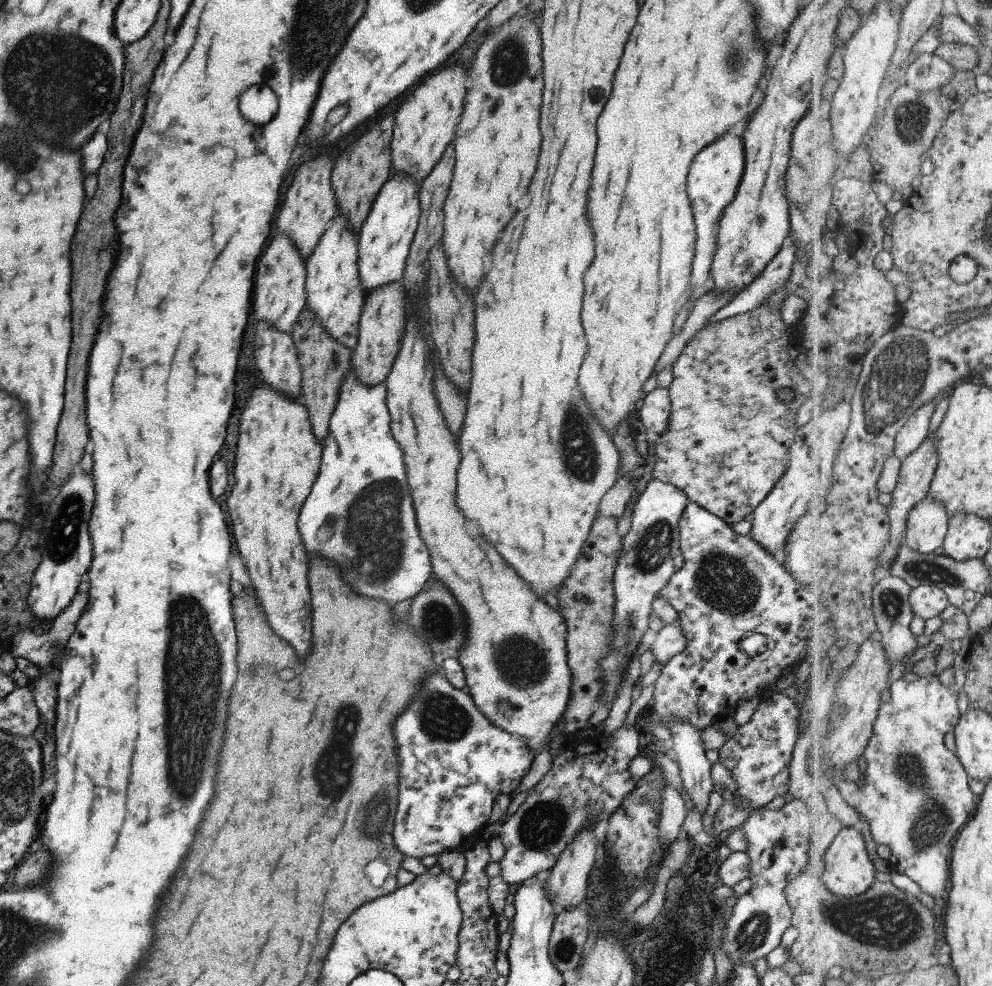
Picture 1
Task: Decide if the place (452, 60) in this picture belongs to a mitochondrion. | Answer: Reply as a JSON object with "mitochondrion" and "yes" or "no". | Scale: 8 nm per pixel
{"mitochondrion":"no"}

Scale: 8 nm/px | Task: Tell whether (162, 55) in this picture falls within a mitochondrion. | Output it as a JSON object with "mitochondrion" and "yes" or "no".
{"mitochondrion":"no"}

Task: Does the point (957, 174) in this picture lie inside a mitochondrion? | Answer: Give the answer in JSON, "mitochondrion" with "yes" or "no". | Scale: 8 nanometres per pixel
{"mitochondrion":"no"}

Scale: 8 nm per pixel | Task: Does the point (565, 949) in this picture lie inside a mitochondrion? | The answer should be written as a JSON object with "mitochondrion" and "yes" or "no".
{"mitochondrion":"yes"}

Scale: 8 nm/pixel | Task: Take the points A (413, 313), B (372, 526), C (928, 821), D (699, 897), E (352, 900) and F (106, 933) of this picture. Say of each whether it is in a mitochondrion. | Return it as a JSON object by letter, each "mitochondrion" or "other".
{"A":"other","B":"mitochondrion","C":"mitochondrion","D":"mitochondrion","E":"other","F":"other"}

